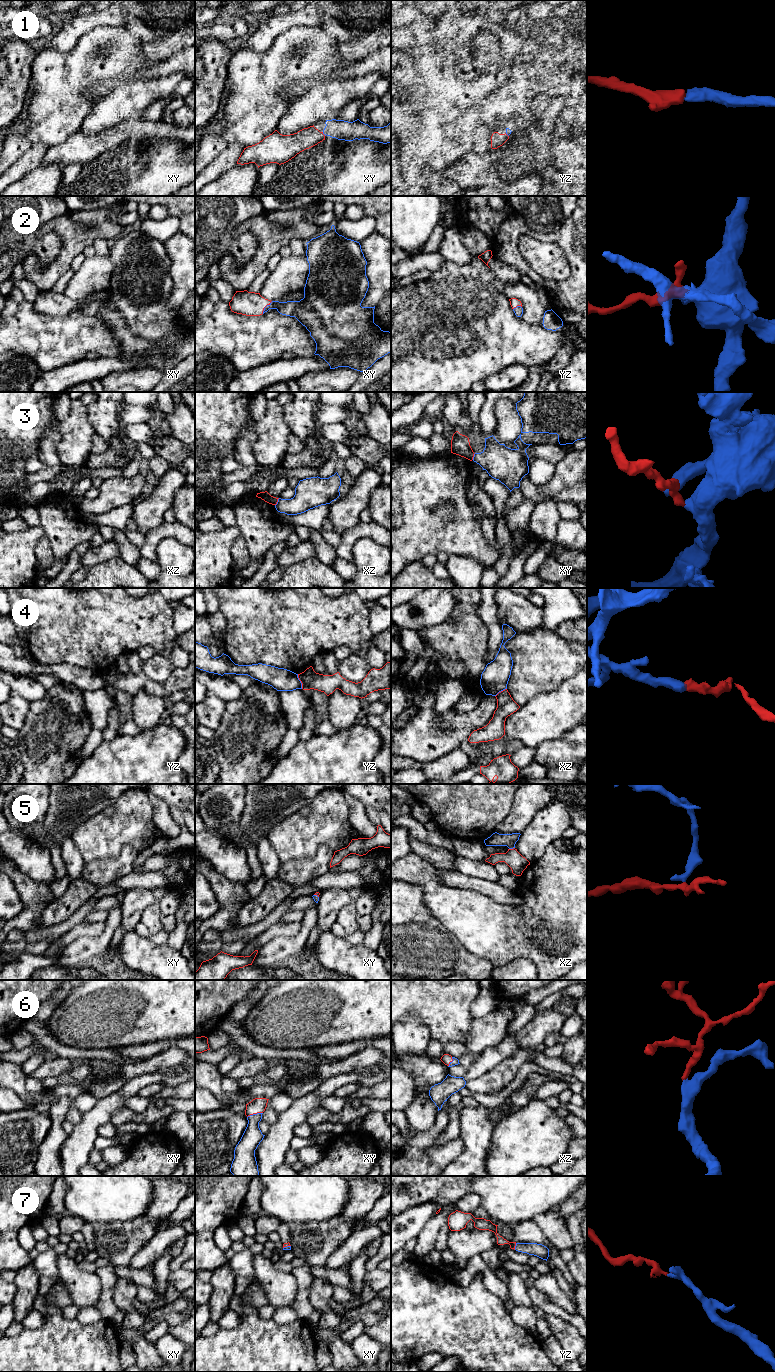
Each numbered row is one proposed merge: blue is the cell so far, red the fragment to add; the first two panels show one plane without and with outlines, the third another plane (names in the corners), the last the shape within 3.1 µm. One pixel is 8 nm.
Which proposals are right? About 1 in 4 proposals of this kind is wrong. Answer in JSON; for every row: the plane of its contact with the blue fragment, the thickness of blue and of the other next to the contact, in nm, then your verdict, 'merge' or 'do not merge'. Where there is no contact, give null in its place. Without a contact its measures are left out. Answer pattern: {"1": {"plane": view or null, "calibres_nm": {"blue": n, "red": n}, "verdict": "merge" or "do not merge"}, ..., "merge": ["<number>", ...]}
{"1": {"plane": "xy", "calibres_nm": {"blue": 160, "red": 160}, "verdict": "merge"}, "2": {"plane": "xy", "calibres_nm": {"blue": 130, "red": 190}, "verdict": "merge"}, "3": {"plane": "xz", "calibres_nm": {"blue": 220, "red": 70}, "verdict": "do not merge"}, "4": {"plane": "yz", "calibres_nm": {"blue": 180, "red": 150}, "verdict": "do not merge"}, "5": {"plane": "xz", "calibres_nm": {"blue": 110, "red": 140}, "verdict": "merge"}, "6": {"plane": "xy", "calibres_nm": {"blue": 160, "red": 130}, "verdict": "merge"}, "7": {"plane": "yz", "calibres_nm": {"blue": 110, "red": 70}, "verdict": "merge"}, "merge": ["1", "2", "5", "6", "7"]}

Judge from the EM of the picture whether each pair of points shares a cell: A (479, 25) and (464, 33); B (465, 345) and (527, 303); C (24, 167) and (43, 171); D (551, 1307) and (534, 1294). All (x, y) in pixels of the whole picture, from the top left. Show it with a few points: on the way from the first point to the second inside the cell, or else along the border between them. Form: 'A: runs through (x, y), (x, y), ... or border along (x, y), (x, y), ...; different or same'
A: runs through (475, 25), (468, 29); same
B: border along (520, 317), (528, 323), (541, 324); different
C: border along (40, 163), (14, 182); different
D: runs through (547, 1306), (538, 1298); same

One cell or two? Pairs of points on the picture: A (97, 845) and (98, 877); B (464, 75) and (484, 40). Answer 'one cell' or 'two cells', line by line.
A: two cells
B: one cell

